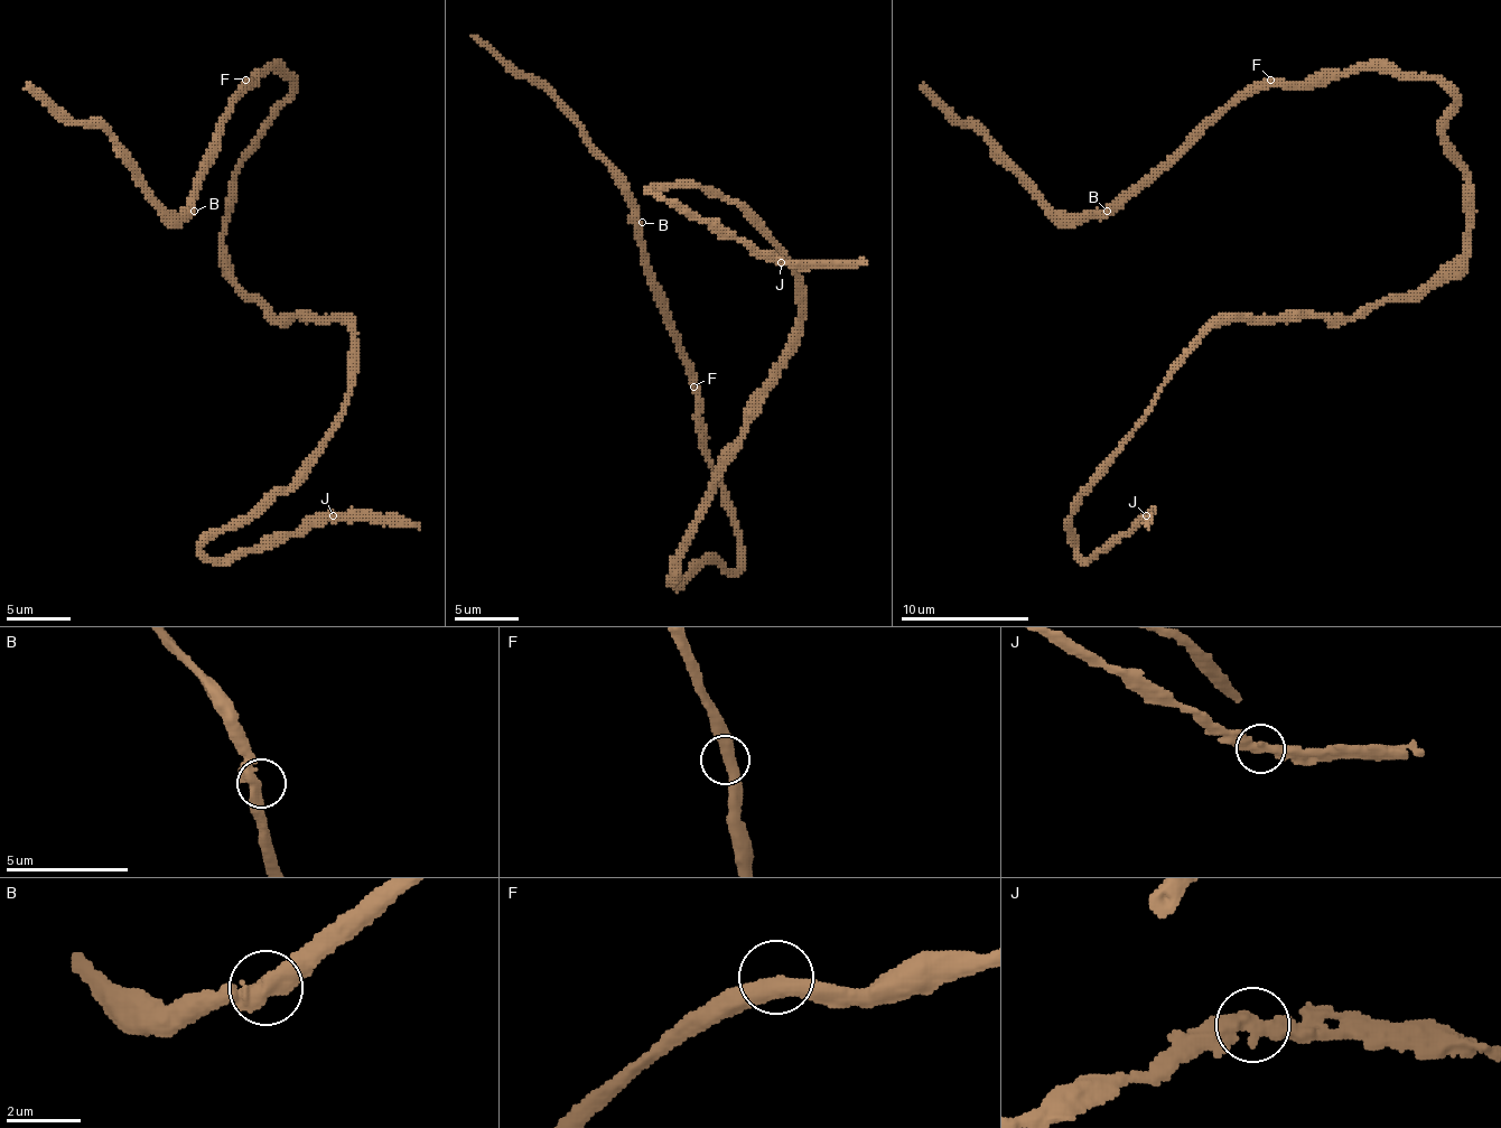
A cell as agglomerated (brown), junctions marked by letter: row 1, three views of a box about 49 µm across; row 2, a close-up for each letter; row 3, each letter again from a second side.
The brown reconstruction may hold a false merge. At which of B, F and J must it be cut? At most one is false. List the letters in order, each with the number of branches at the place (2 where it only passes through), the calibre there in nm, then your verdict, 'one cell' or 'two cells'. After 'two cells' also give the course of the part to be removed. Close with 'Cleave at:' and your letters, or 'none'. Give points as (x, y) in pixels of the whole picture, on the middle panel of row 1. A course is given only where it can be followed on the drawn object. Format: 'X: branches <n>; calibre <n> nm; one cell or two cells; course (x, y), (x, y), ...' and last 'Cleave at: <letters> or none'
B: branches 2; calibre 460 nm; one cell
F: branches 2; calibre 440 nm; one cell
J: branches 2; calibre 460 nm; one cell
Cleave at: none

